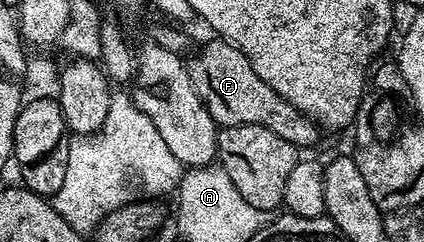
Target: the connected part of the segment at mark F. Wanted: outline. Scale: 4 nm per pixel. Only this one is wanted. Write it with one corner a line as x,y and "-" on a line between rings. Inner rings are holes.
214,38
200,52
200,58
189,61
193,86
200,94
202,104
208,110
214,123
221,127
260,125
280,135
286,142
292,142
300,150
314,145
318,140
319,127
291,103
280,98
253,70
248,58
234,44
221,38

